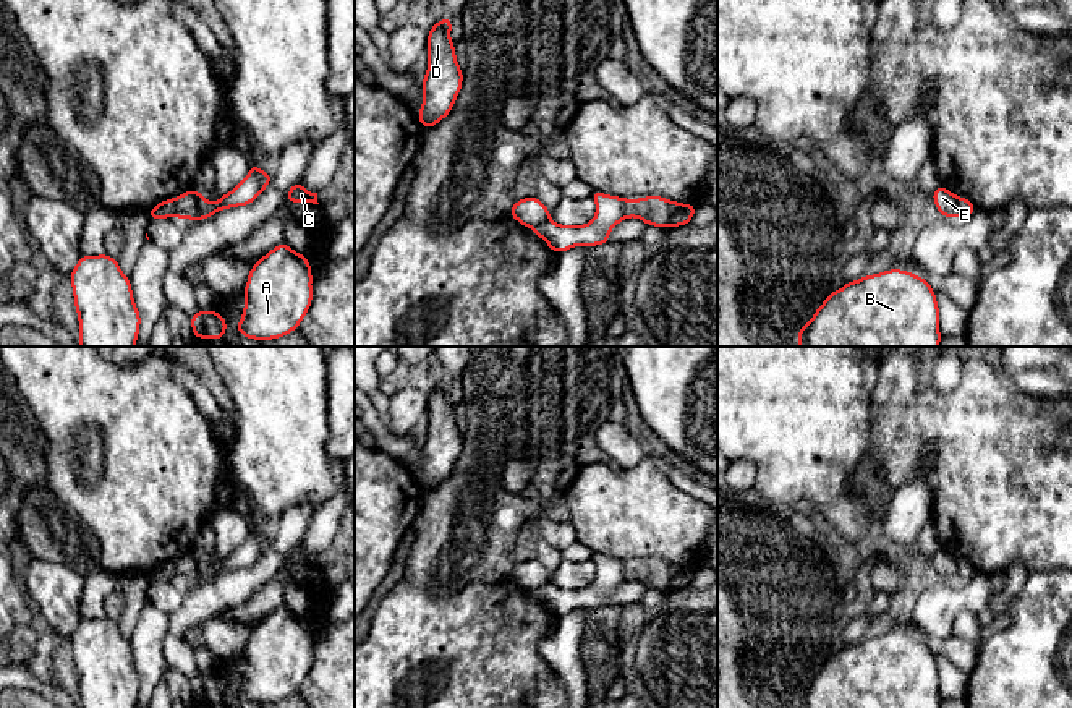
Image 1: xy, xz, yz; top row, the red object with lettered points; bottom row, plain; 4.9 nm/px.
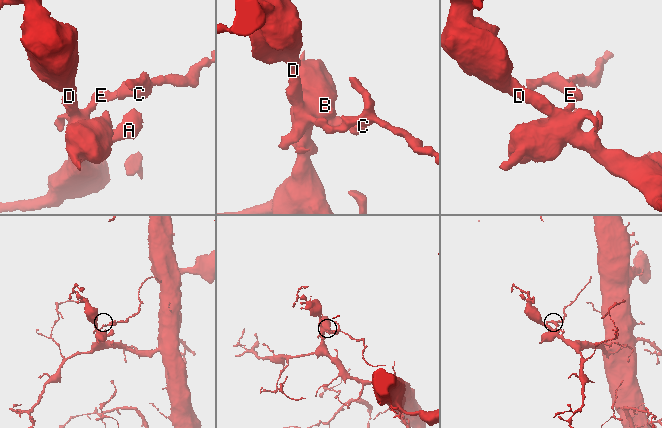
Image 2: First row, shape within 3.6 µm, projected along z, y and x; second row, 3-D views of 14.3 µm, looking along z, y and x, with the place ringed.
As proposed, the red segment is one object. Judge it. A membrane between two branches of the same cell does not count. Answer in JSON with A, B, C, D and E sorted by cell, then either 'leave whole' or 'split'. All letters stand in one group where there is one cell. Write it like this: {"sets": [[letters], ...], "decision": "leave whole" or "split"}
{"sets": [["A", "B", "D", "E"], ["C"]], "decision": "split"}

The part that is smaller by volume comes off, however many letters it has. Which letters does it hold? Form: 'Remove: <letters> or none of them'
Remove: C

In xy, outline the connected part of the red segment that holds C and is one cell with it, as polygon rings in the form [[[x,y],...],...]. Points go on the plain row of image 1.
[[[300,544],[285,556],[285,562],[293,564],[295,567],[303,565],[319,567],[317,556],[309,556]]]

